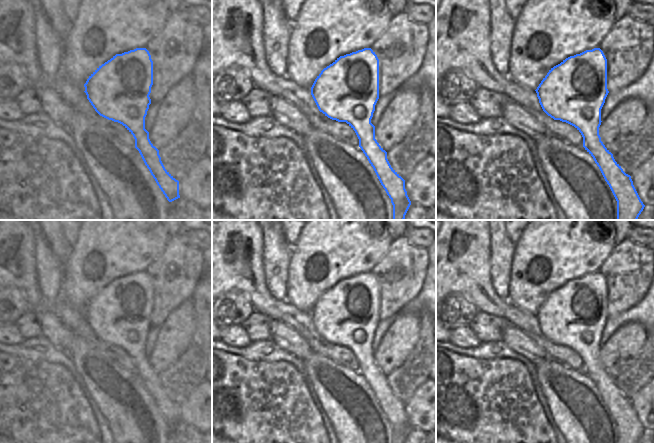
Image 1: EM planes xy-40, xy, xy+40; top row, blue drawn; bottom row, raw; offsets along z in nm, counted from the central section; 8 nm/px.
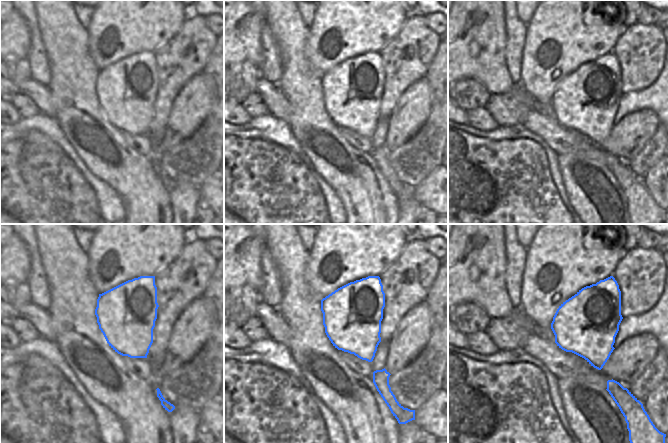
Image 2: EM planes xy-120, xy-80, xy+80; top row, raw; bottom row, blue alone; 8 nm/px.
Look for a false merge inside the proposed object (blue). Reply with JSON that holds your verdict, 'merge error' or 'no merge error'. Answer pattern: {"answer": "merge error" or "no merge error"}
{"answer": "no merge error"}

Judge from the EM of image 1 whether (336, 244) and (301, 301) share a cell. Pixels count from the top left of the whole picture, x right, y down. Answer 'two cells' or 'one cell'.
one cell

